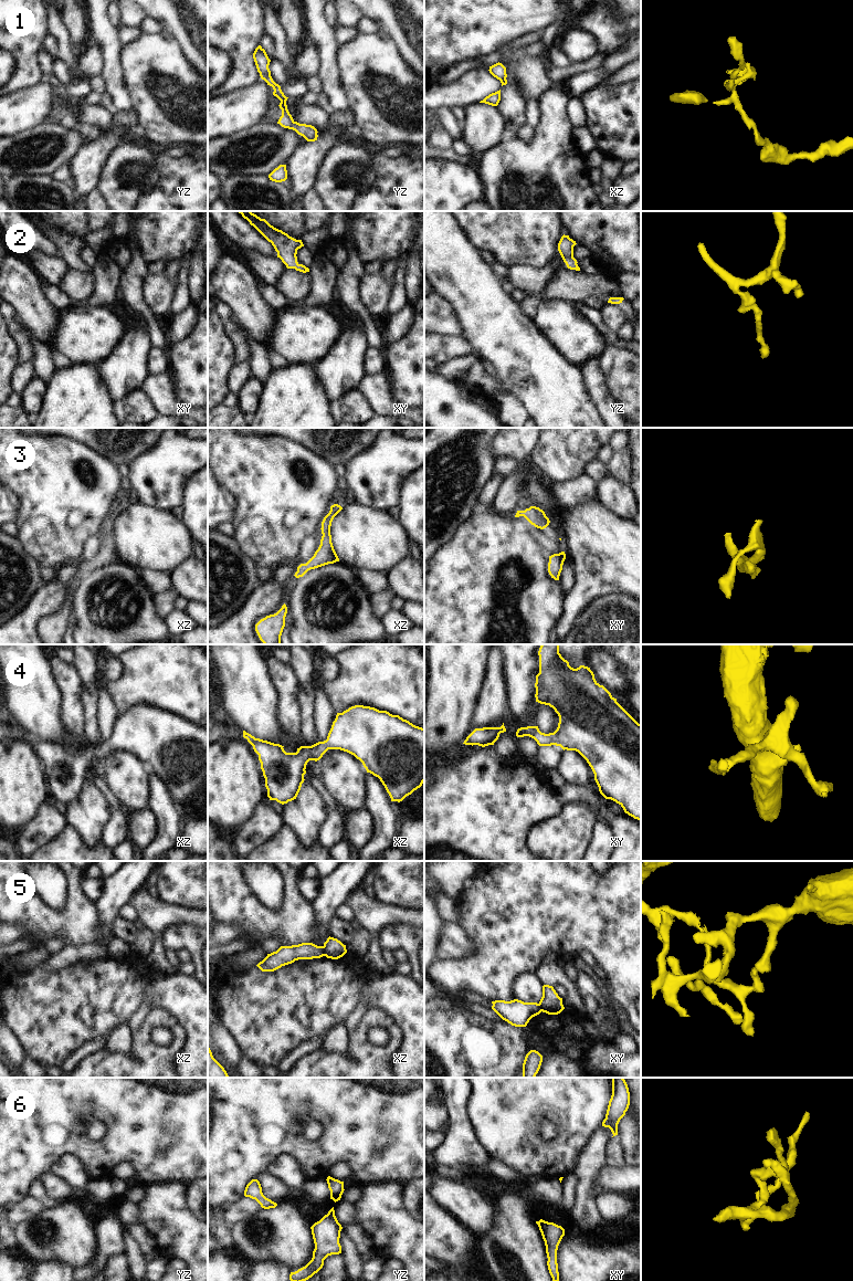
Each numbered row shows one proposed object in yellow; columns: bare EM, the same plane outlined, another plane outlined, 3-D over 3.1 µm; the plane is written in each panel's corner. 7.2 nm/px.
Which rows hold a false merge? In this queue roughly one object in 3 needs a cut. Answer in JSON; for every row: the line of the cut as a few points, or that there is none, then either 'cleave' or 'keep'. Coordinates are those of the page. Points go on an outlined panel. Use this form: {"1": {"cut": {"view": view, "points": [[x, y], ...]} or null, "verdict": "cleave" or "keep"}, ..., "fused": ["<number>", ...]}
{"1": {"cut": {"view": "yz", "points": [[294, 122], [290, 128]]}, "verdict": "cleave"}, "2": {"cut": null, "verdict": "keep"}, "3": {"cut": null, "verdict": "keep"}, "4": {"cut": null, "verdict": "keep"}, "5": {"cut": {"view": "xz", "points": [[322, 946], [324, 955]]}, "verdict": "cleave"}, "6": {"cut": null, "verdict": "keep"}, "fused": ["1", "5"]}

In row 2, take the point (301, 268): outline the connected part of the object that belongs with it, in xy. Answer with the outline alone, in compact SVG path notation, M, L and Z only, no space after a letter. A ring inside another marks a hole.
M239 211L251 225L253 225L268 242L272 243L277 258L286 265L287 269L295 269L296 271L306 273L309 269L297 262L297 250L304 246L302 240L296 240L271 225L265 219L261 219L251 211Z

